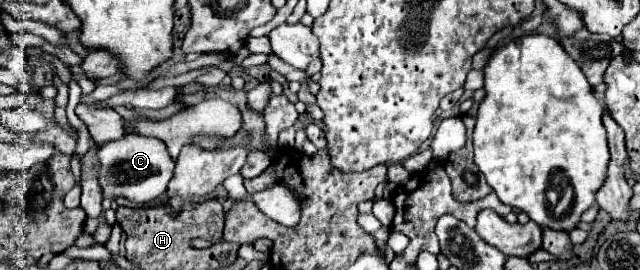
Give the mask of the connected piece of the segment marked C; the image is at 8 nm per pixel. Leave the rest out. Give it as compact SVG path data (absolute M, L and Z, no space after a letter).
M84 128L78 134L76 148L72 156L82 160L92 148L96 148L98 158L98 180L100 188L104 192L104 198L126 198L132 204L144 206L156 198L160 198L172 178L174 172L174 160L170 158L166 144L162 144L158 138L146 138L146 136L122 136L120 140L108 140L108 142L96 142L90 132Z

